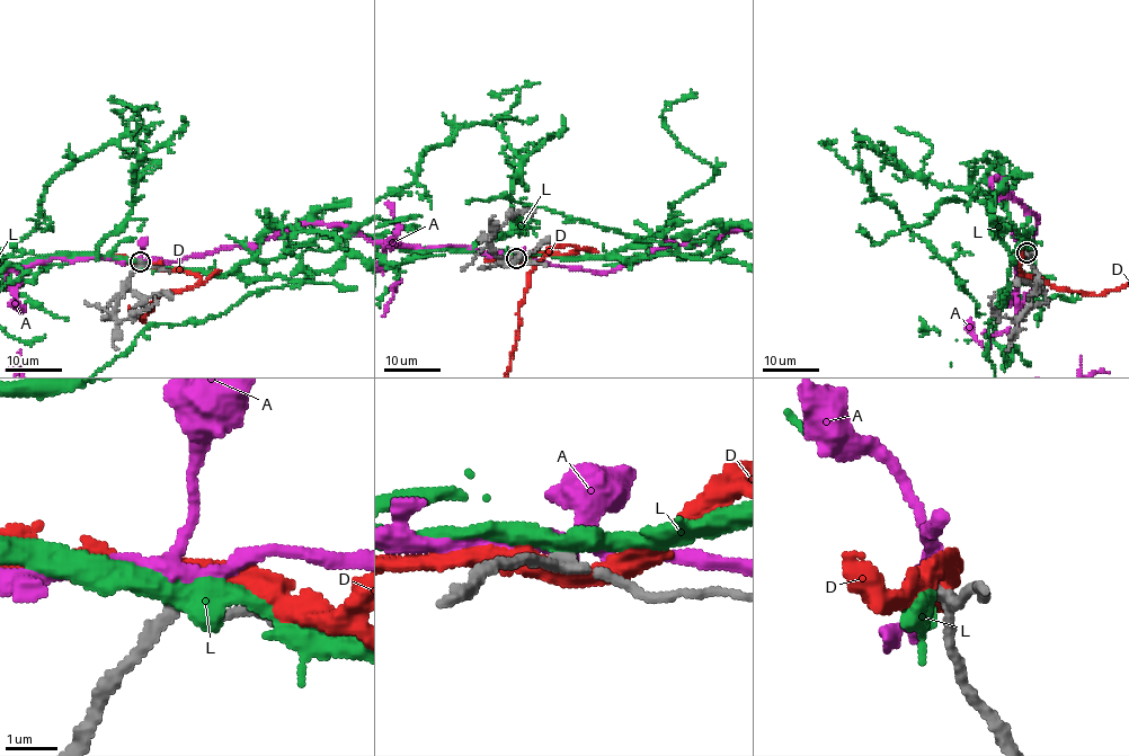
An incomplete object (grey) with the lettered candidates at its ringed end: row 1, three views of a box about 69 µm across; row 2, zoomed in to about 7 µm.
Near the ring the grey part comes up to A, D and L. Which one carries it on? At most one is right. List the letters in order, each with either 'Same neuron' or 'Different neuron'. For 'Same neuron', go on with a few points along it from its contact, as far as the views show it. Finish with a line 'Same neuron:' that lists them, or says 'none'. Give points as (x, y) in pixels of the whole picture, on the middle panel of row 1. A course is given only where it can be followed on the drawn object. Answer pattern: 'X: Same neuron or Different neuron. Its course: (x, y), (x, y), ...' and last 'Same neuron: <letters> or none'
A: Different neuron
D: Different neuron
L: Different neuron
Same neuron: none

